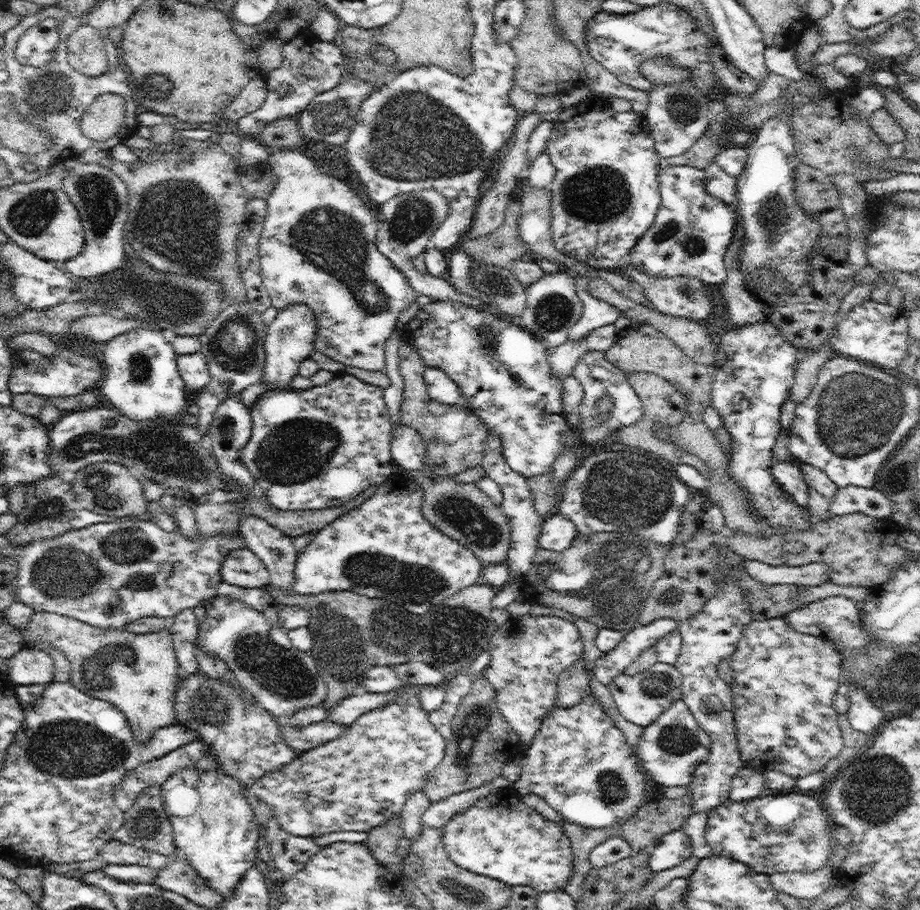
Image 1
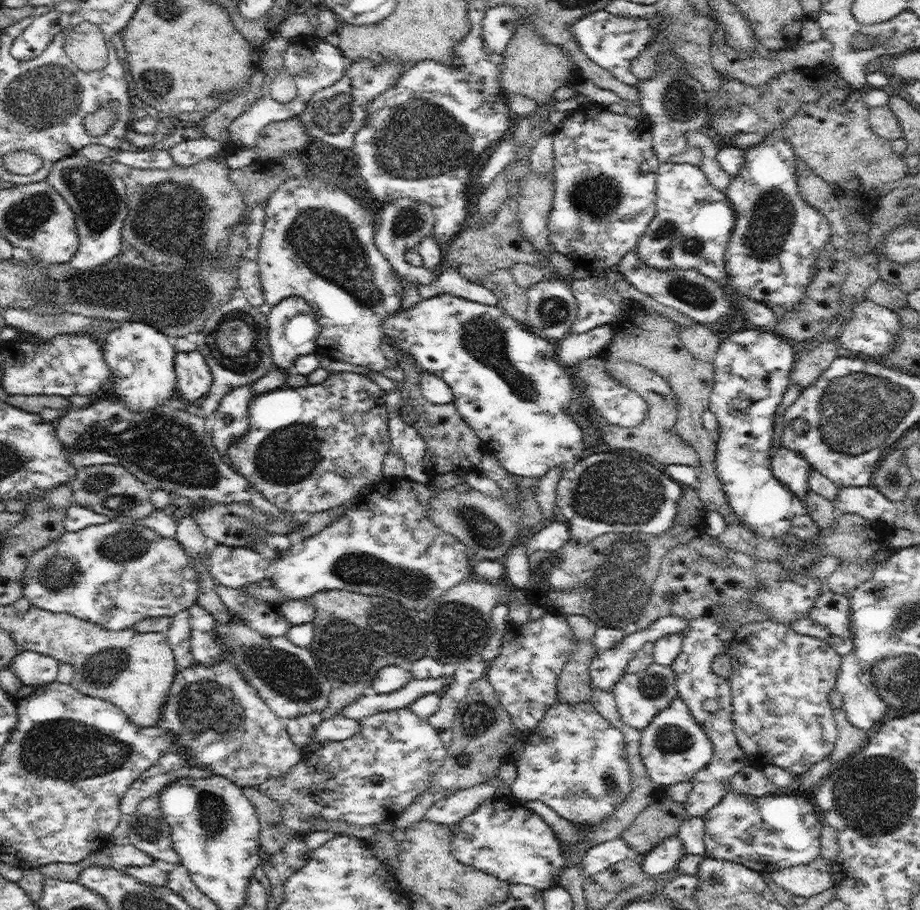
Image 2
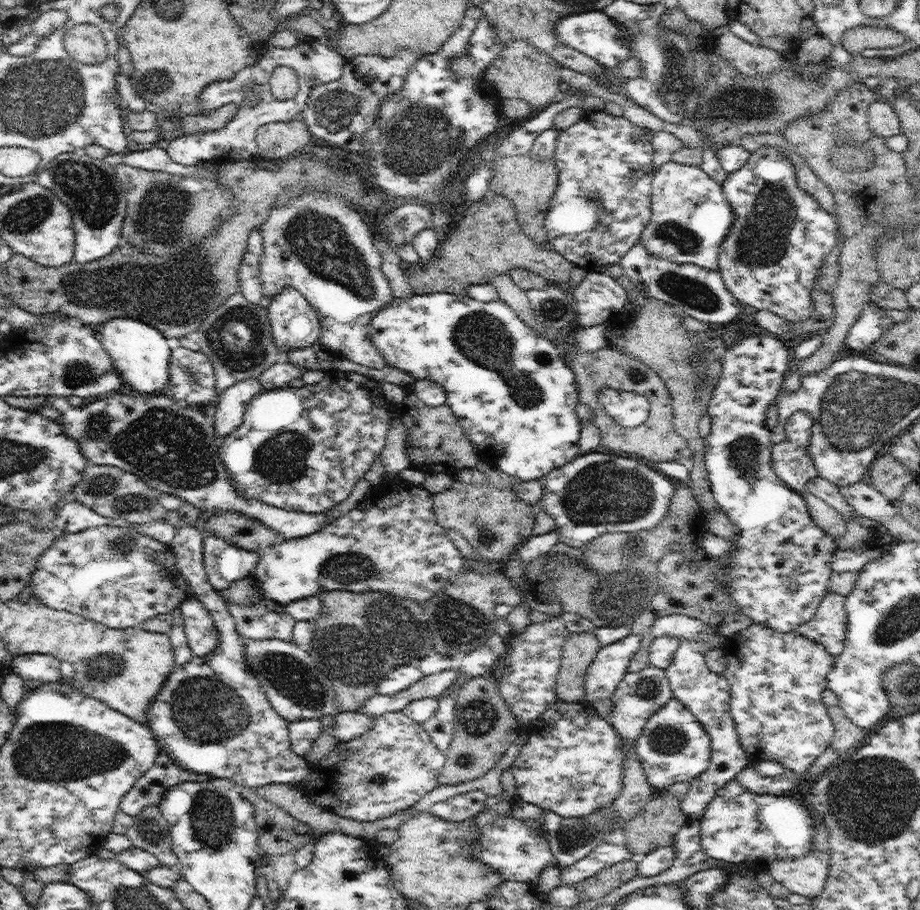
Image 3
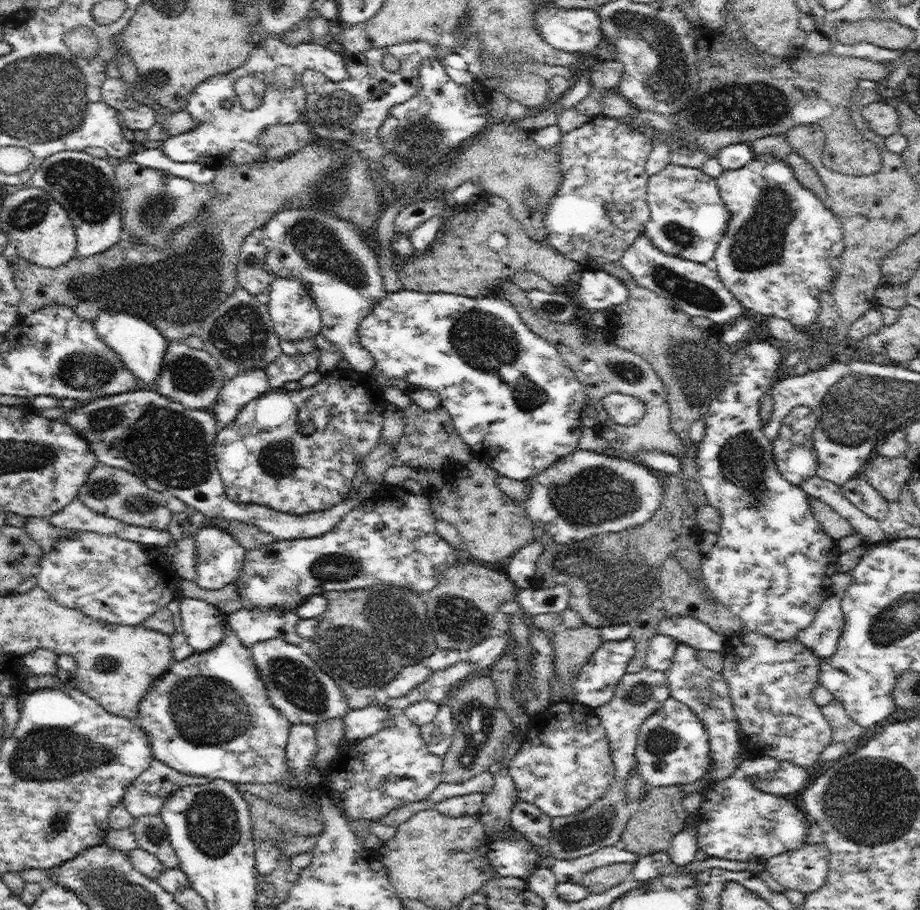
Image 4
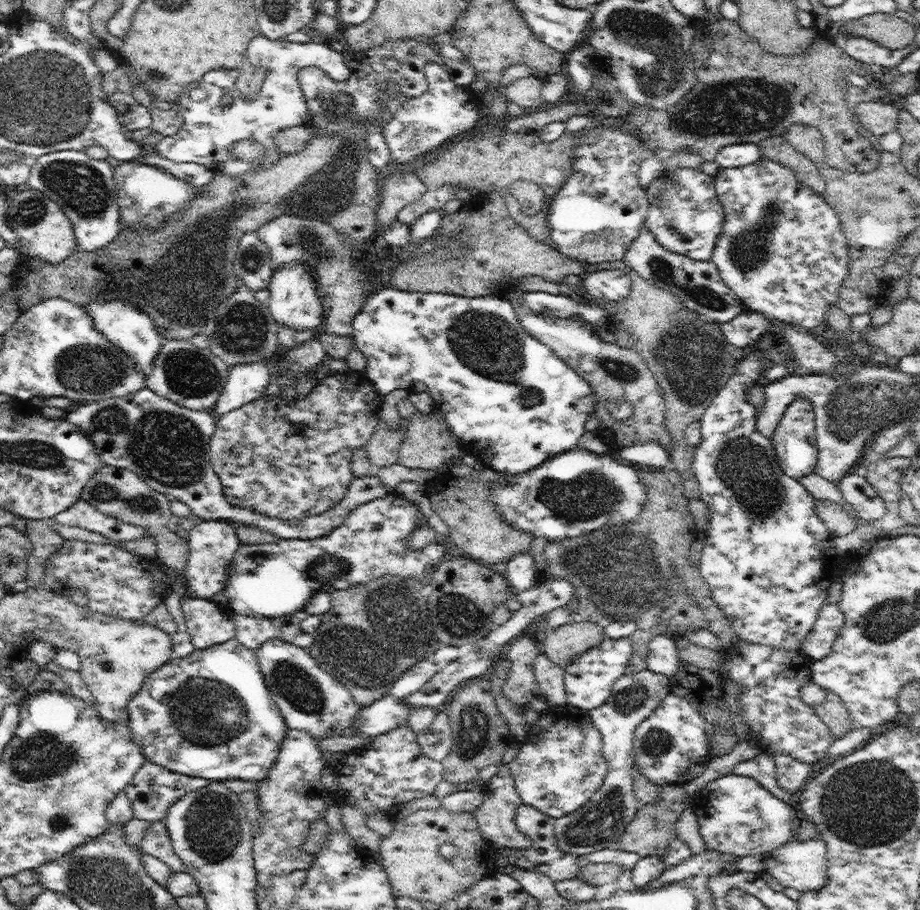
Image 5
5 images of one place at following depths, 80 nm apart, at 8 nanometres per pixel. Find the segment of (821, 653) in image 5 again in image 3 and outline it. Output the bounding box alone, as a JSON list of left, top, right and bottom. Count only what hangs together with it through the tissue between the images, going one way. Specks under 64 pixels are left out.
[795,593,847,658]

